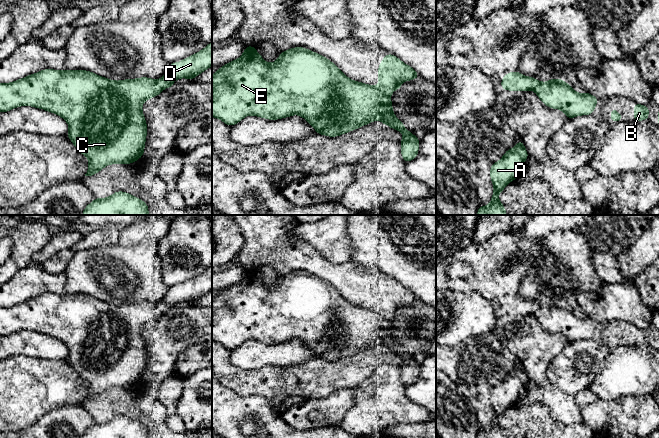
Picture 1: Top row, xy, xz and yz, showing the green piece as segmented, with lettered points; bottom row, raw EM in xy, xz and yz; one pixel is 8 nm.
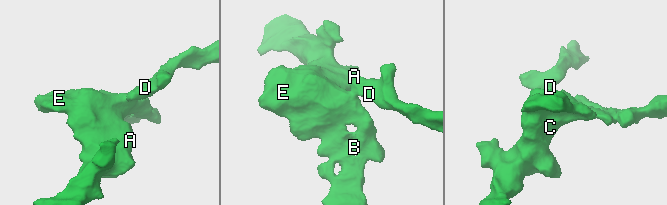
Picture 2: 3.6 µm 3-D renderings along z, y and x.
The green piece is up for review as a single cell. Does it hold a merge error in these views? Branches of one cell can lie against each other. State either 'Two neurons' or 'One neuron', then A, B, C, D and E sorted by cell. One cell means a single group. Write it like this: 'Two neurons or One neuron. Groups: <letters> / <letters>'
One neuron. Groups: A B C D E

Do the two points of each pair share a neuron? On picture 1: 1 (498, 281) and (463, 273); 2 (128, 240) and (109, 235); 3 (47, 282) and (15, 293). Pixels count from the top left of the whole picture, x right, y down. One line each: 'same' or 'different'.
1: different
2: different
3: same

